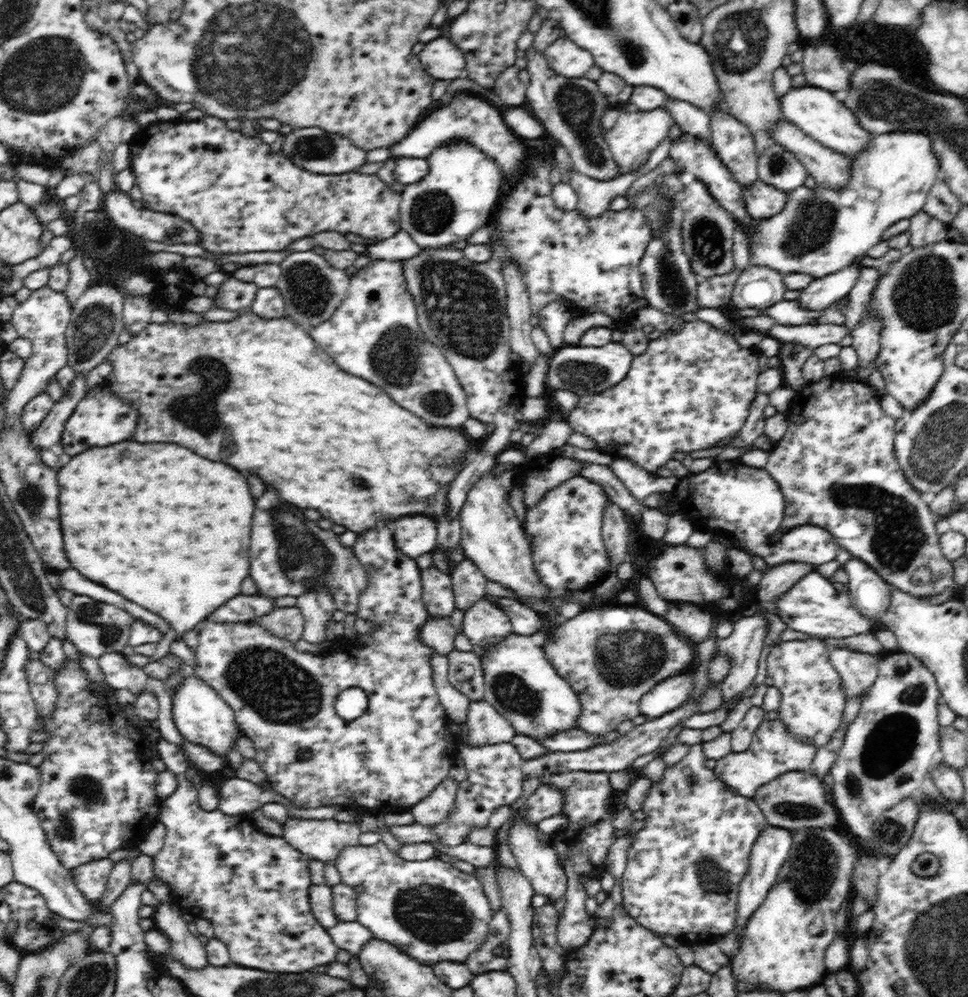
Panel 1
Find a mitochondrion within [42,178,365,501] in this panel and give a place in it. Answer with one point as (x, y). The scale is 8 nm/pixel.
(200, 412)

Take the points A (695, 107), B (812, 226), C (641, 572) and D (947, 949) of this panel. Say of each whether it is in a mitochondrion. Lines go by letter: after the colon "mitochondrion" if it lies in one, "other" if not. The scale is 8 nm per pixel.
A: other
B: mitochondrion
C: other
D: mitochondrion

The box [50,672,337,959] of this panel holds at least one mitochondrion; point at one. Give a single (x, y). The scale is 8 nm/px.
(90, 789)

